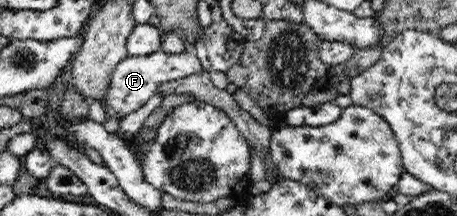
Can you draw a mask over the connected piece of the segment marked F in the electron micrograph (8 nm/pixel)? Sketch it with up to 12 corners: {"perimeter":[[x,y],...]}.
{"perimeter":[[193,51],[127,56],[102,101],[122,120],[159,83],[195,76]]}

